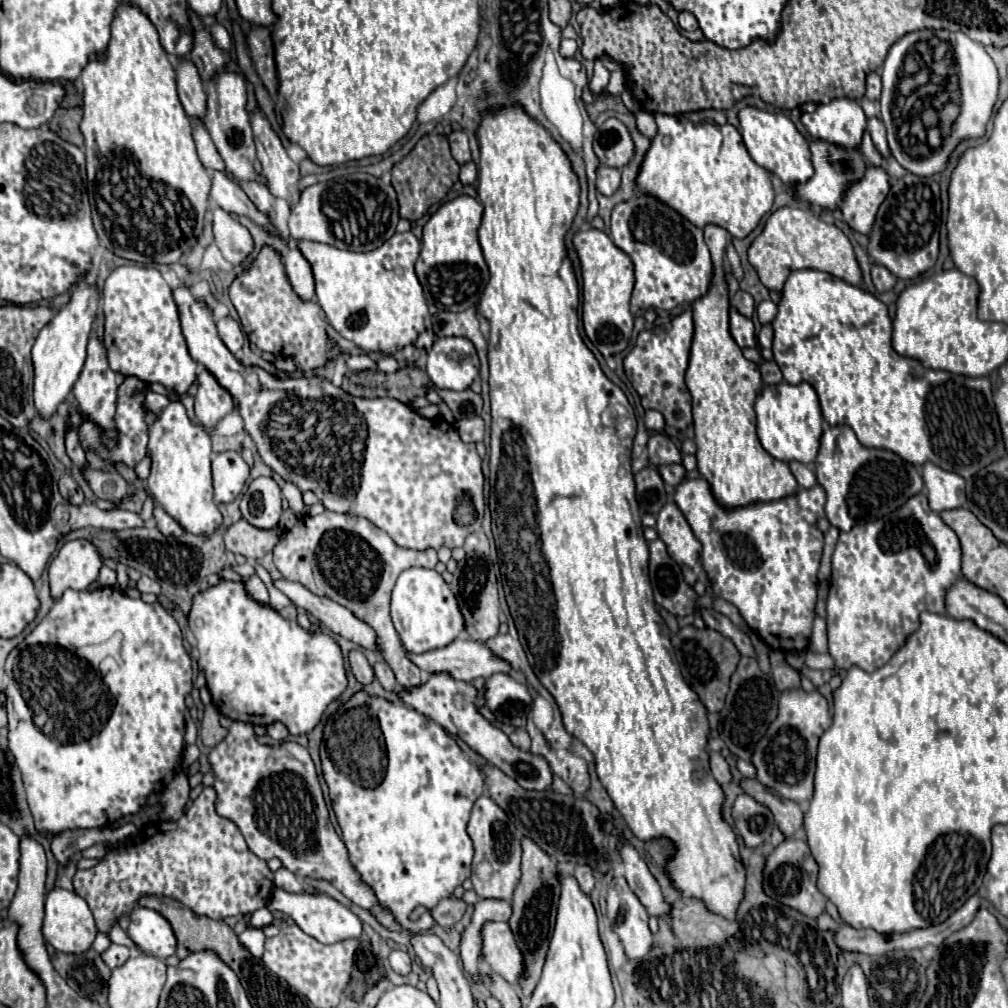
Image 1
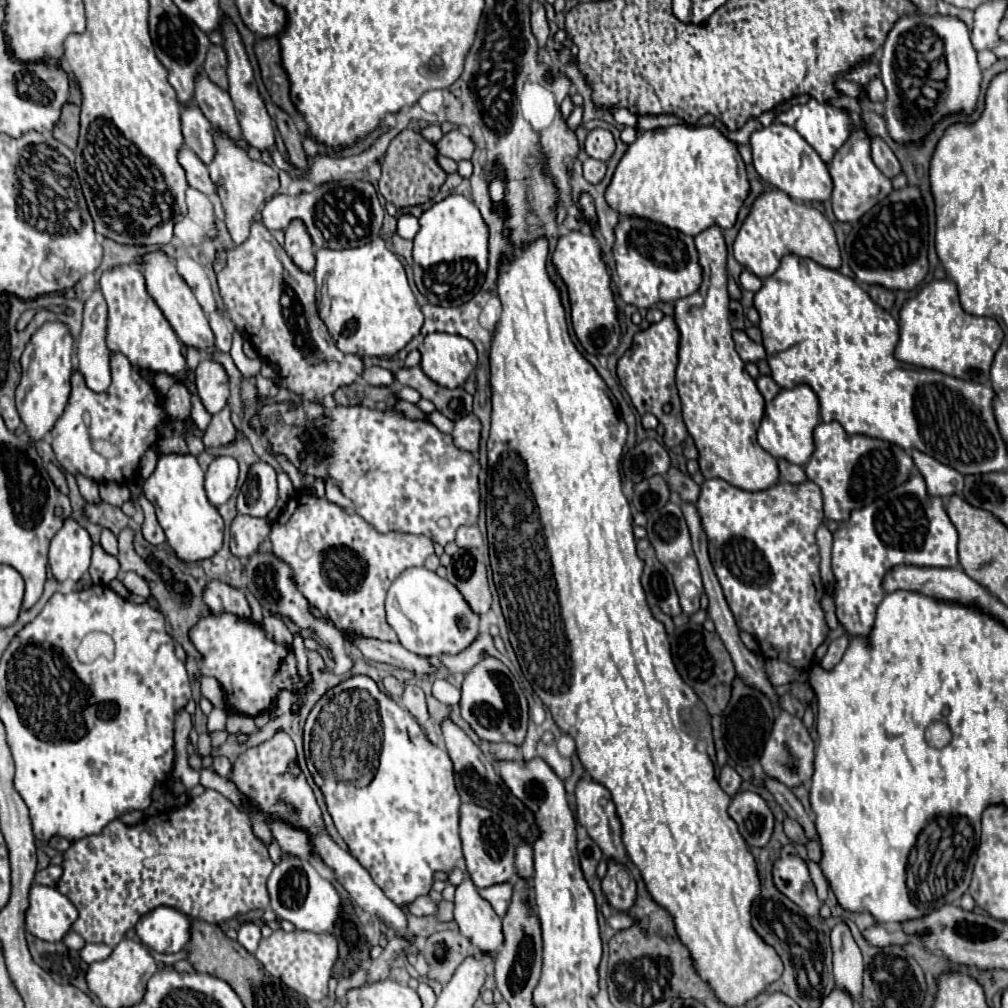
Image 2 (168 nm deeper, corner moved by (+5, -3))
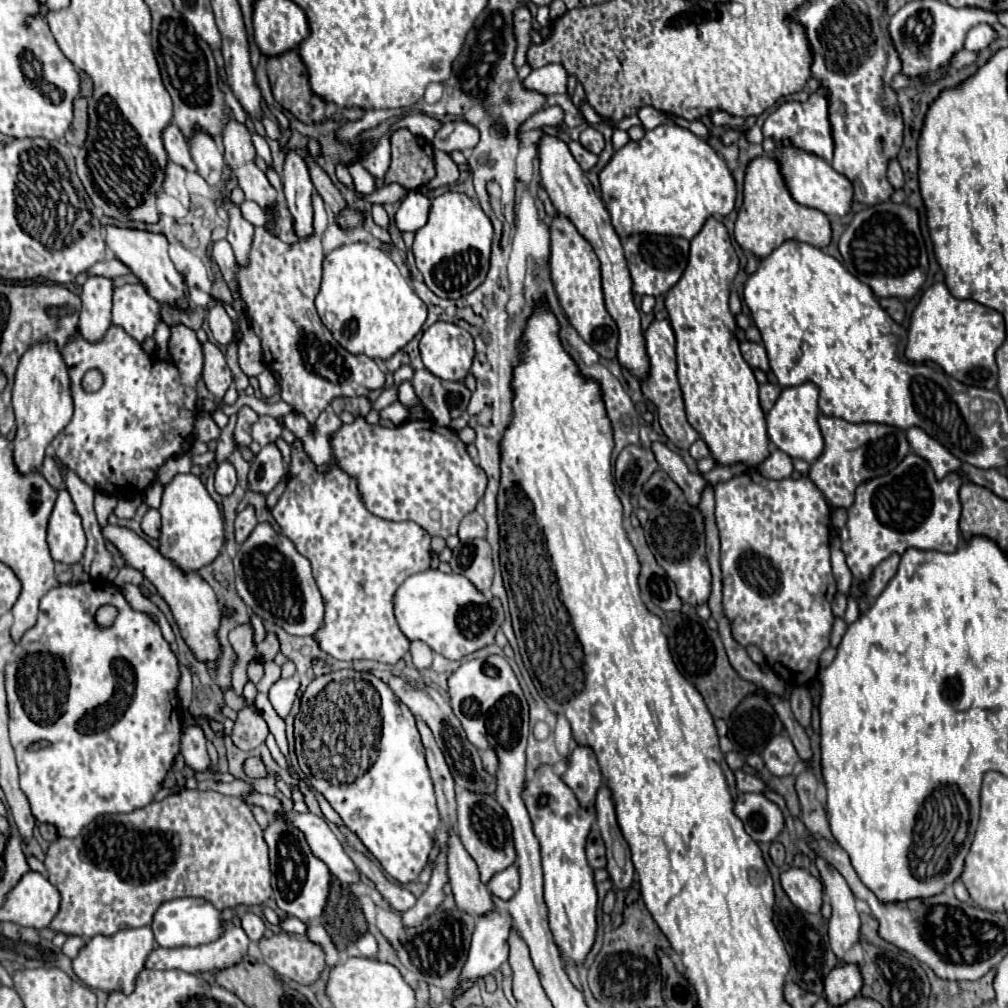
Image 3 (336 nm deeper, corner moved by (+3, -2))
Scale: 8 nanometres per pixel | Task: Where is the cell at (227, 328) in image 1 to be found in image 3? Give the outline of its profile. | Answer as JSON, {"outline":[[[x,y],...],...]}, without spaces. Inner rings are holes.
{"outline":[[[213,307],[207,315],[207,321],[209,321],[211,333],[219,345],[229,345],[235,339],[233,321],[229,319],[229,315],[225,313],[223,307]]]}

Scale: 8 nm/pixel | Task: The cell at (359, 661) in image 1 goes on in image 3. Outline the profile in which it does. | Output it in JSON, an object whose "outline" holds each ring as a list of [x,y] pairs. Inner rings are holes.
{"outline":[[[261,523],[249,535],[249,539],[239,545],[233,559],[237,575],[237,593],[263,621],[283,627],[291,635],[313,637],[323,625],[323,601],[321,593],[313,581],[309,561],[297,553],[295,545],[273,531],[271,525]]]}

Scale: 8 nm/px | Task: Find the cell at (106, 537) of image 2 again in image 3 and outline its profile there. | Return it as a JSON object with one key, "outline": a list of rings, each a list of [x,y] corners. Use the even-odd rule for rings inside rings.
{"outline":[[[99,493],[99,499],[95,499],[95,513],[97,513],[97,521],[101,527],[107,525],[107,517],[115,505],[117,505],[117,497],[109,493]]]}

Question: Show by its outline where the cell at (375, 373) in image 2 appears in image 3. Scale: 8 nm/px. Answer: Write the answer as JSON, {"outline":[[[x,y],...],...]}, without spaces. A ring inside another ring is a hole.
{"outline":[[[403,381],[401,385],[399,385],[399,401],[403,403],[403,405],[407,405],[407,407],[411,407],[411,417],[413,419],[423,419],[425,415],[423,415],[423,407],[421,407],[421,401],[417,399],[417,395],[415,395],[415,391],[413,391],[413,387],[411,387],[411,381]]]}

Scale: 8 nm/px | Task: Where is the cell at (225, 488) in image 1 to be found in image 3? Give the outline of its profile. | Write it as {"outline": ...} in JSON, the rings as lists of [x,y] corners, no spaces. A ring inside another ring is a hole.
{"outline":[[[229,461],[219,463],[219,467],[217,467],[217,471],[215,471],[215,491],[217,491],[221,497],[227,497],[227,495],[233,493],[235,483],[237,483],[235,467],[233,467]]]}

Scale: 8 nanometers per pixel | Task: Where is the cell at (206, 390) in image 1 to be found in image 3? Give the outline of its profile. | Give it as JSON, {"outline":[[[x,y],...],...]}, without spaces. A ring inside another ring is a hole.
{"outline":[[[205,343],[203,345],[203,355],[205,355],[205,365],[203,365],[203,381],[209,389],[209,393],[213,393],[217,399],[223,399],[223,395],[227,393],[233,377],[231,377],[231,369],[225,363],[225,355],[221,353],[221,349],[213,343]]]}

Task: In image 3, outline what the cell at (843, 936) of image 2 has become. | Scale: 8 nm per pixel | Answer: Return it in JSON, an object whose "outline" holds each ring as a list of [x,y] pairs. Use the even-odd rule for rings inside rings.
{"outline":[[[817,857],[815,865],[821,873],[825,893],[829,895],[833,907],[833,915],[829,919],[829,945],[837,959],[845,963],[845,953],[859,941],[859,913],[855,911],[855,899],[843,875],[833,869],[833,865],[821,857]]]}

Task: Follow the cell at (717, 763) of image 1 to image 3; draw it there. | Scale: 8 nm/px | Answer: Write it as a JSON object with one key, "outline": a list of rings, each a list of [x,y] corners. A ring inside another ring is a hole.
{"outline":[[[735,771],[735,779],[737,779],[737,789],[739,791],[755,791],[755,793],[761,793],[765,789],[763,781],[757,779],[755,775],[749,775],[749,773],[743,773],[743,771]]]}

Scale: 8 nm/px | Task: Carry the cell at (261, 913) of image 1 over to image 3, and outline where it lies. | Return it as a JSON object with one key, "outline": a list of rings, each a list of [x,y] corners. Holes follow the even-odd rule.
{"outline":[[[283,915],[281,917],[281,923],[279,927],[287,933],[297,933],[297,935],[303,935],[305,933],[305,923],[301,923],[297,917],[289,917],[289,915]]]}

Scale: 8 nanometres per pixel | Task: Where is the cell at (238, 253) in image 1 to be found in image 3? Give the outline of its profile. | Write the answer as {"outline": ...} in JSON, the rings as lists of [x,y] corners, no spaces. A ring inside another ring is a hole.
{"outline":[[[169,163],[163,187],[165,187],[165,193],[177,197],[185,207],[189,207],[191,201],[189,201],[189,191],[185,187],[185,175],[187,175],[187,171],[183,167],[179,167],[175,163]]]}

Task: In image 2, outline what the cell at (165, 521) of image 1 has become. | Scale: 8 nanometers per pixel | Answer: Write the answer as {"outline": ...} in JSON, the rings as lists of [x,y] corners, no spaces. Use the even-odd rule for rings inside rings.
{"outline":[[[139,494],[135,498],[135,502],[143,508],[143,514],[145,514],[145,522],[143,522],[143,538],[151,544],[163,544],[165,542],[165,534],[163,534],[163,528],[159,526],[157,518],[155,518],[155,508],[153,504],[143,496]]]}

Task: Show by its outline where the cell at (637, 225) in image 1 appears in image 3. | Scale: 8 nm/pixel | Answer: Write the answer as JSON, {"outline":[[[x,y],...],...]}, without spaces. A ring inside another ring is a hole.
{"outline":[[[635,233],[623,241],[623,249],[625,249],[631,279],[633,279],[633,293],[641,297],[665,295],[673,285],[677,285],[689,261],[689,241],[683,237]]]}

